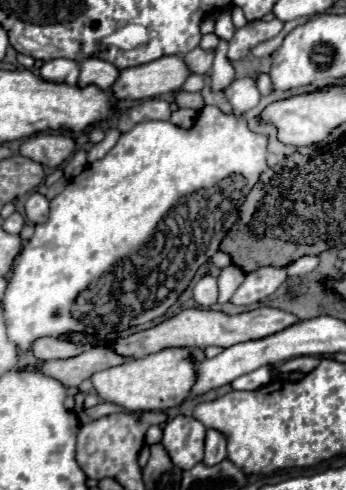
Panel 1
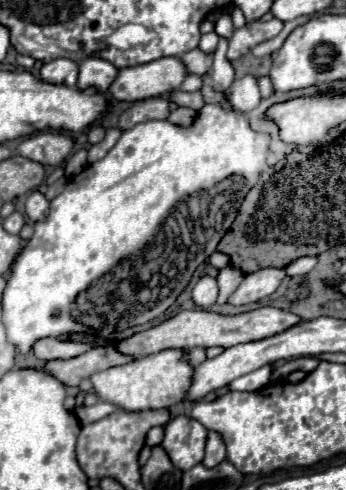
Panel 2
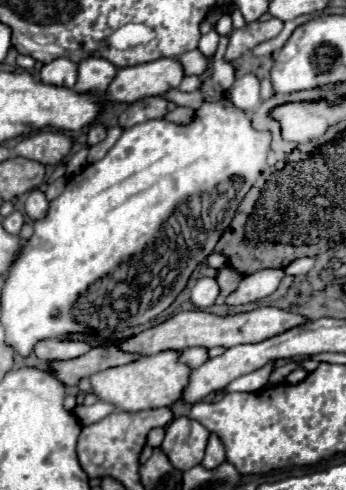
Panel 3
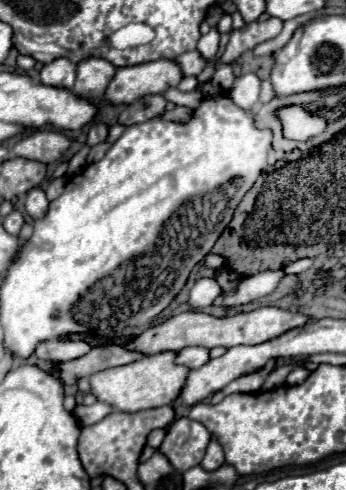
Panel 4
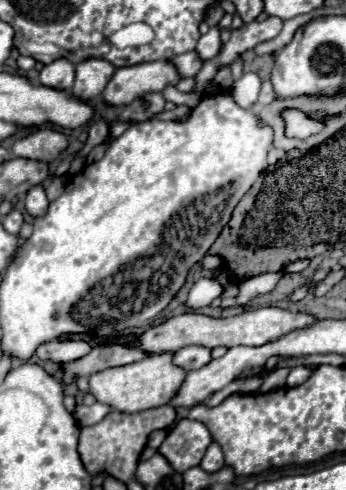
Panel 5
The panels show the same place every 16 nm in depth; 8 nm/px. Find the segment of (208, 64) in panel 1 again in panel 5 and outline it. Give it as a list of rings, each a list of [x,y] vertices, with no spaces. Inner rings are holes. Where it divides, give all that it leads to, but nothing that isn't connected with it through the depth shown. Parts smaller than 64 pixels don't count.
[[[184,52],[176,58],[172,58],[172,62],[178,66],[180,76],[196,76],[196,72],[200,72],[200,68],[204,66],[204,60],[200,60],[200,56],[196,56],[196,52]]]

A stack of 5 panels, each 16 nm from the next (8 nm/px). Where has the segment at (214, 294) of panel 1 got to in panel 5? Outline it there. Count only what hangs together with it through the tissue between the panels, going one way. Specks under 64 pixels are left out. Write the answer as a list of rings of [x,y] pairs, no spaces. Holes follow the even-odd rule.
[[[200,278],[192,286],[186,304],[190,308],[204,308],[204,306],[210,306],[212,300],[216,300],[220,294],[222,294],[222,286],[218,284],[216,278]]]

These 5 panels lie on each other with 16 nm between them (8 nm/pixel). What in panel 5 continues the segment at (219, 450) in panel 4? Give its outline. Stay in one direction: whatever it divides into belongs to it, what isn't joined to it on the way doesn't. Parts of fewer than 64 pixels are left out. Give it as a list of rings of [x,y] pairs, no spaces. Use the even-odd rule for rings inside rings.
[[[210,444],[208,450],[206,450],[204,460],[200,462],[200,468],[204,468],[206,472],[216,472],[222,466],[224,466],[224,454],[220,452],[220,446],[218,444]]]

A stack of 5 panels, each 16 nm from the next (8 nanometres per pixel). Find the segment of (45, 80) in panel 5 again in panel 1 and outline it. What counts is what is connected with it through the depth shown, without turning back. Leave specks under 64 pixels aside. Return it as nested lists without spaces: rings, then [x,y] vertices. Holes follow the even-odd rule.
[[[56,58],[56,60],[46,62],[46,64],[40,68],[40,76],[42,76],[44,80],[50,80],[50,82],[76,84],[76,82],[78,82],[78,76],[80,76],[80,66],[78,66],[78,62],[74,62],[74,60]]]

